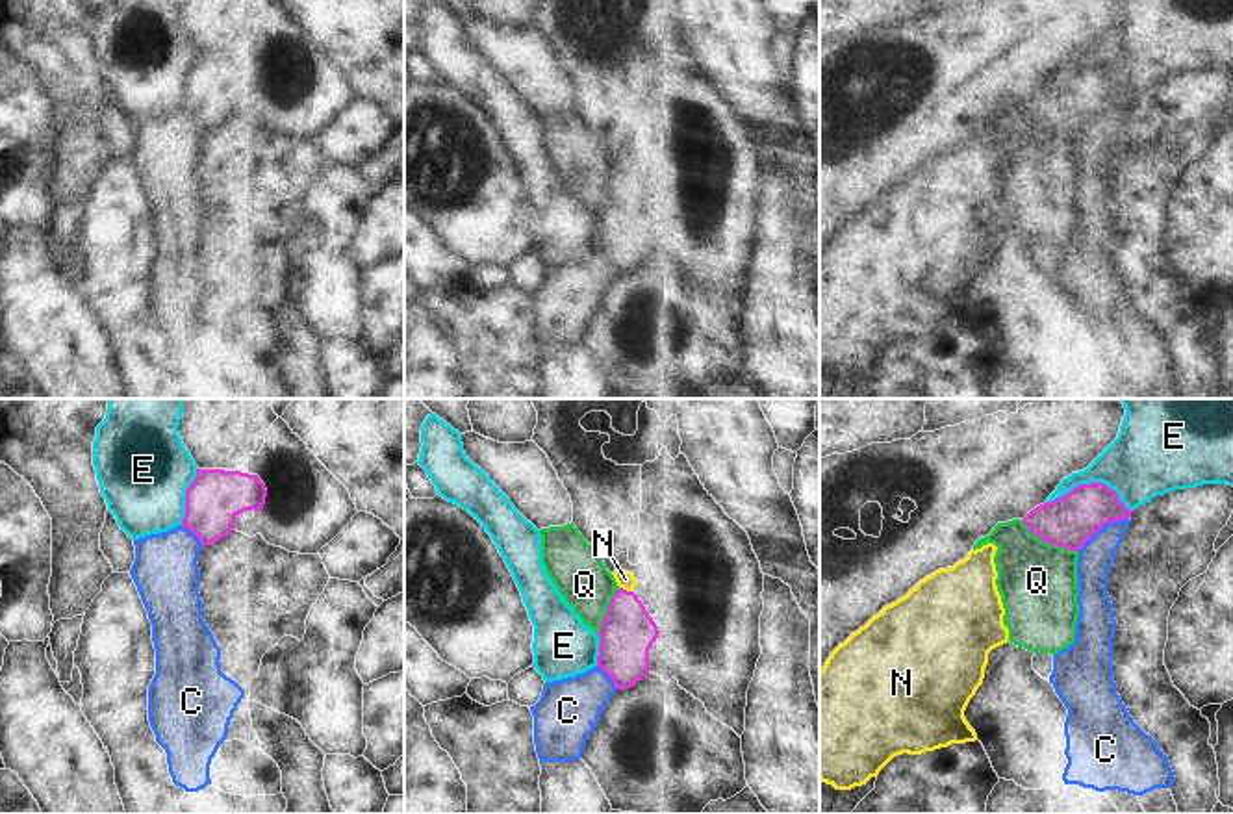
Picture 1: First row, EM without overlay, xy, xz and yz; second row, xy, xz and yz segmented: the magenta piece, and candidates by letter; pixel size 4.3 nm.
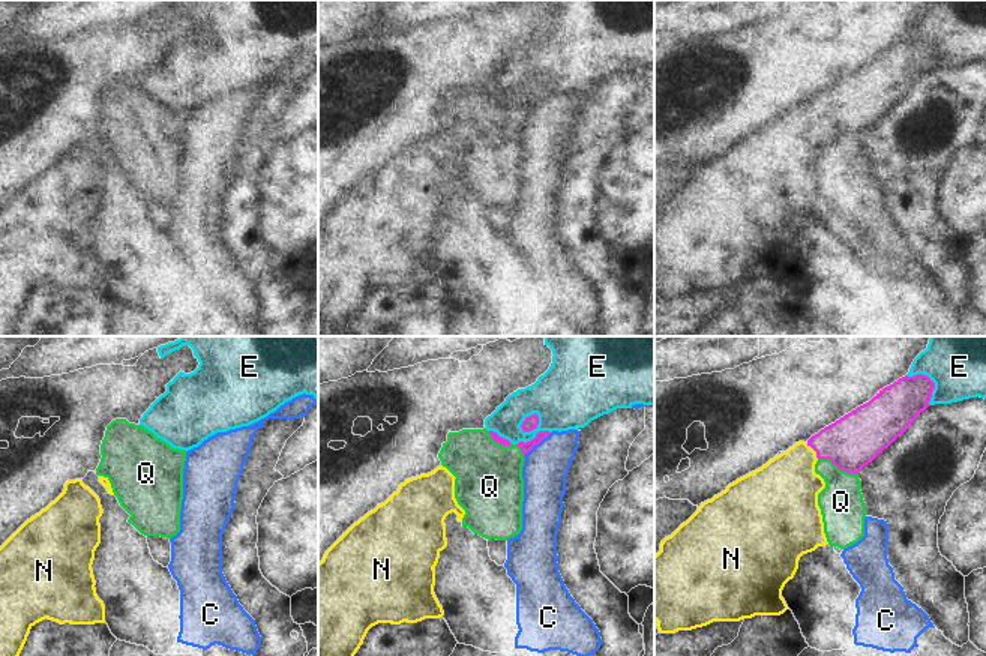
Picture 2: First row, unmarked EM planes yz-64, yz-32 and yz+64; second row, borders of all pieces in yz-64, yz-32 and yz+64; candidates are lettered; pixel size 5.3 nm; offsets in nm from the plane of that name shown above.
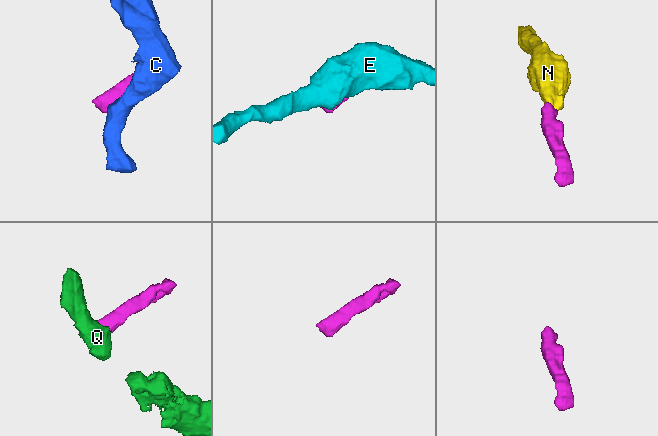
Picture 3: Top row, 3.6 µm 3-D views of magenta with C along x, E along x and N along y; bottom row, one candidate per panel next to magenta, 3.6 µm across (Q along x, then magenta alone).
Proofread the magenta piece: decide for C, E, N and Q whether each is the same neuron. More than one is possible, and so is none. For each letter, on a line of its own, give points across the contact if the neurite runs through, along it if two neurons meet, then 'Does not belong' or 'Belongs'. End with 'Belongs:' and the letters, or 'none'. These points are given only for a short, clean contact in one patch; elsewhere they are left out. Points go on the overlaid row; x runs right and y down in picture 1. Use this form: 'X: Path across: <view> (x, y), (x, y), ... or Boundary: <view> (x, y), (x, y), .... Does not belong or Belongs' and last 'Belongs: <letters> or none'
C: Boundary: yz (1128, 518), (1107, 521), (1078, 551). Does not belong
E: Does not belong
N: Path across: xz (627, 633), (625, 590), (625, 579). Belongs
Q: Boundary: yz (1022, 520), (1042, 540), (1076, 551). Does not belong
Belongs: N.

